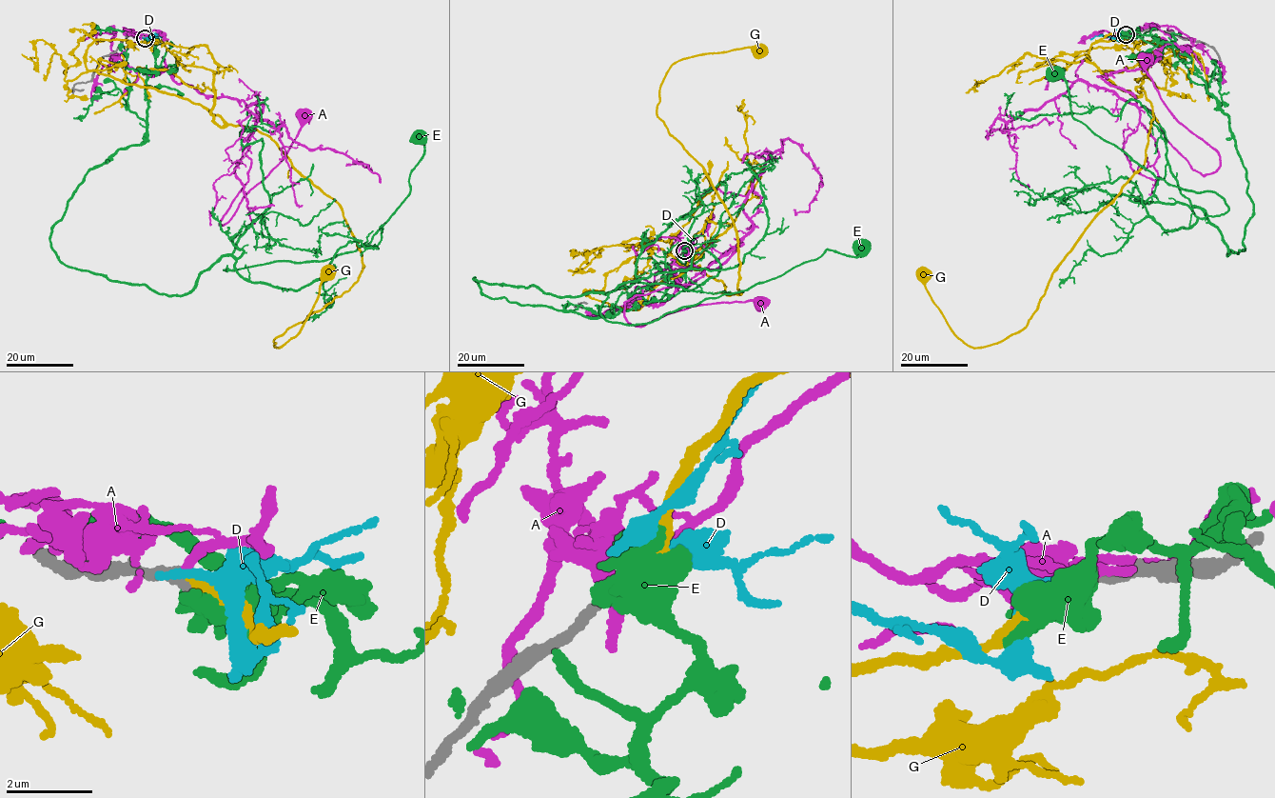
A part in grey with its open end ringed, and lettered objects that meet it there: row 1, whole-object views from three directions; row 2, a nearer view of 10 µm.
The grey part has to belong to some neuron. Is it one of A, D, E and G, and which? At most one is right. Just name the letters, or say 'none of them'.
G

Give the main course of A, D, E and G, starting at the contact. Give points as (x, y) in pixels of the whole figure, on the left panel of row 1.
A: (145, 37), (129, 31), (129, 68), (166, 65), (177, 83), (256, 105), (248, 178), (219, 223), (304, 115)
D: (144, 37), (150, 44), (150, 35), (158, 33), (162, 37)
E: (145, 39), (145, 140), (53, 225), (71, 268), (172, 295), (230, 255), (357, 250), (420, 138)
G: (145, 38), (212, 71), (215, 122), (277, 144), (357, 243), (355, 284), (275, 347), (296, 336), (328, 273)

